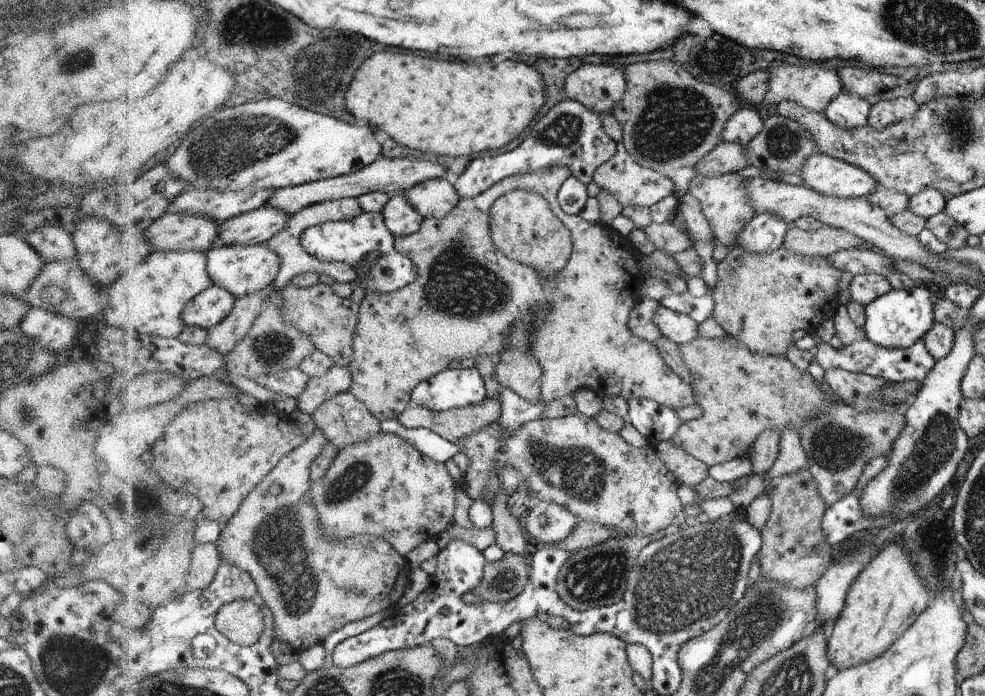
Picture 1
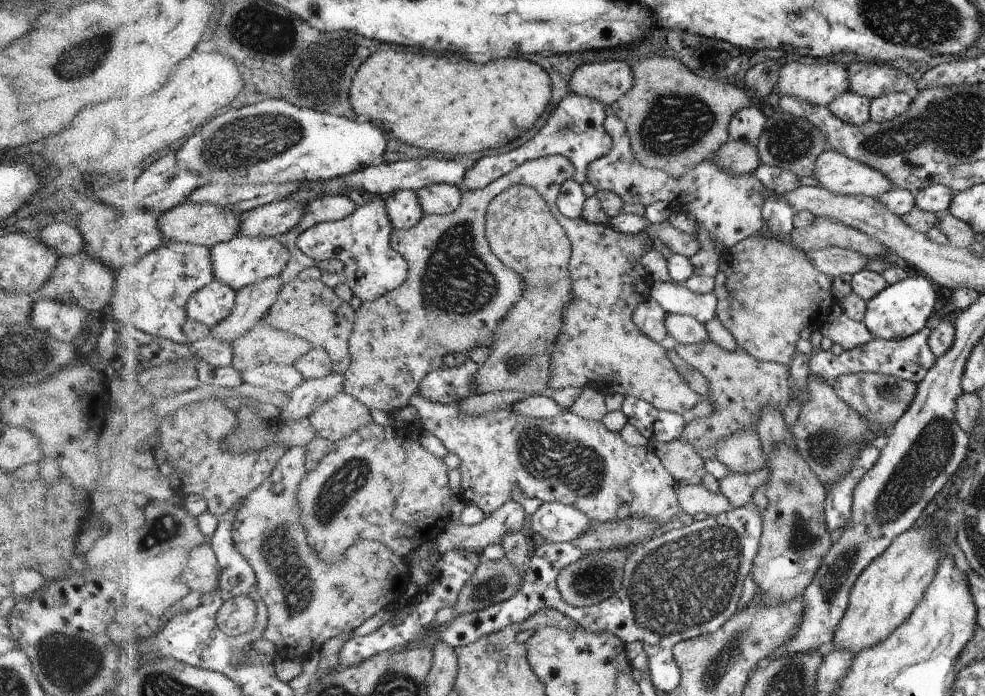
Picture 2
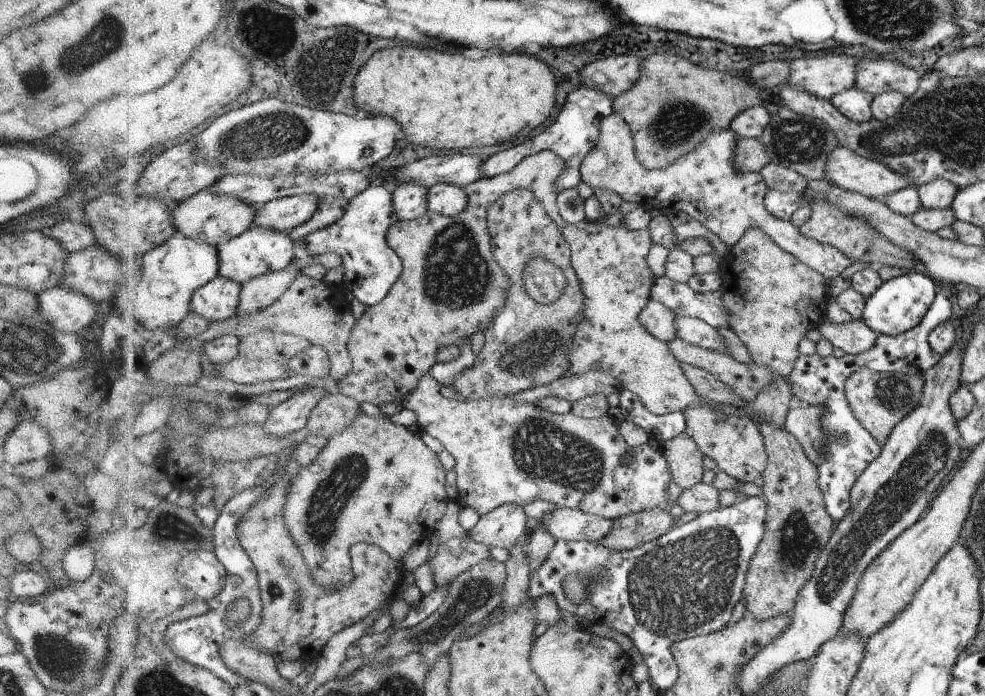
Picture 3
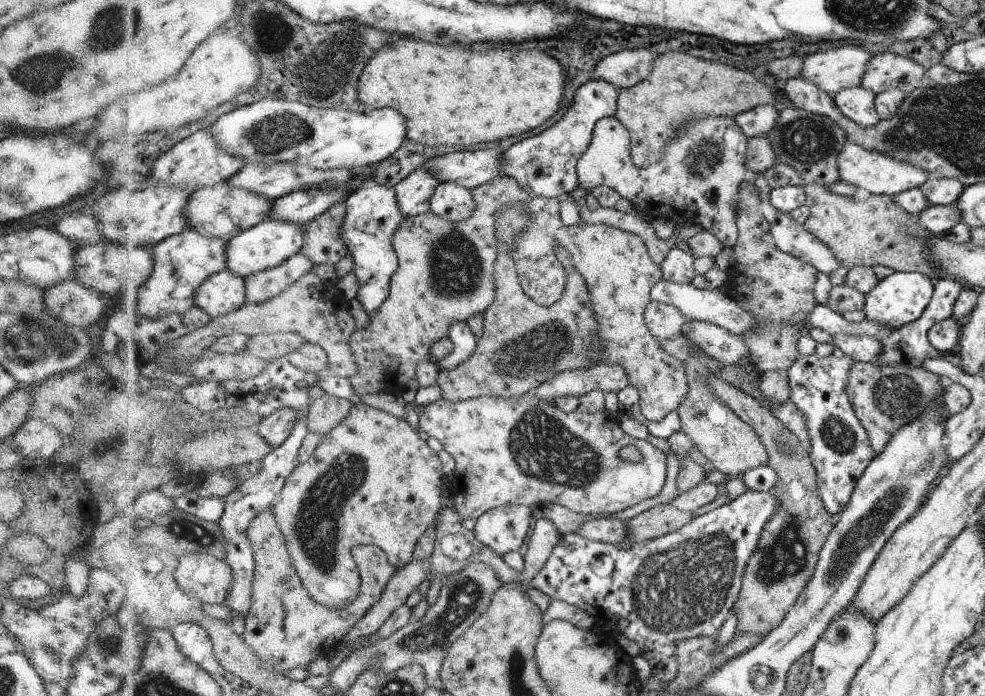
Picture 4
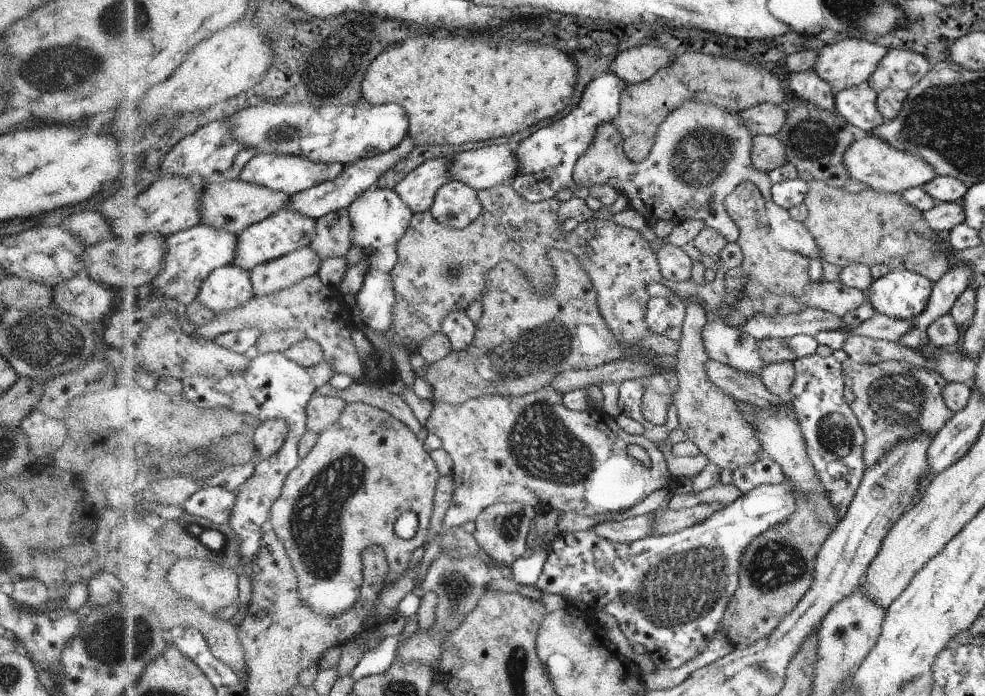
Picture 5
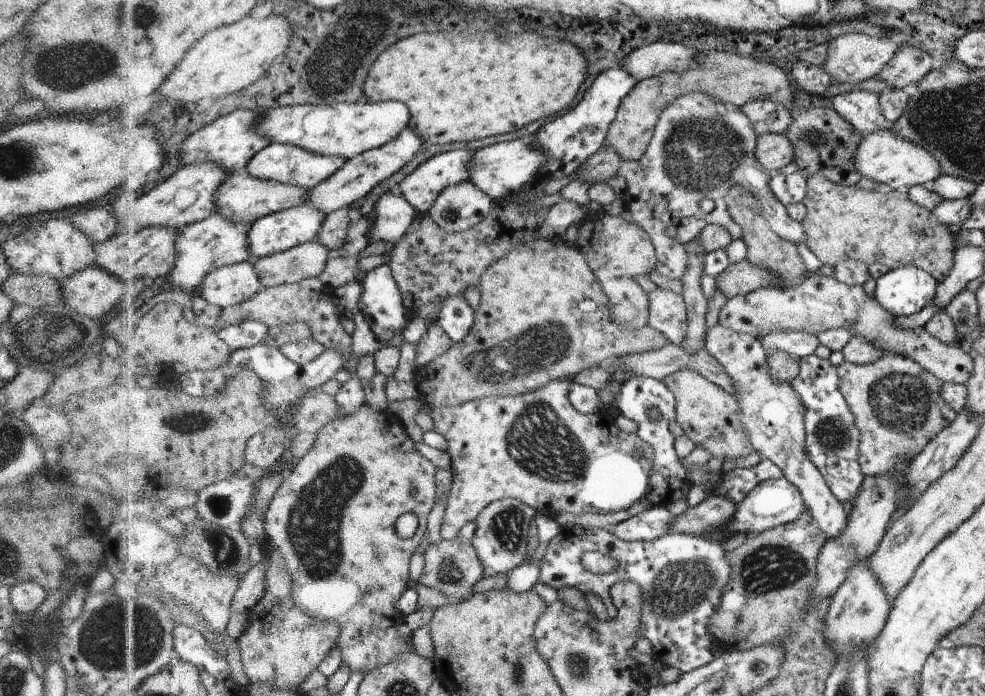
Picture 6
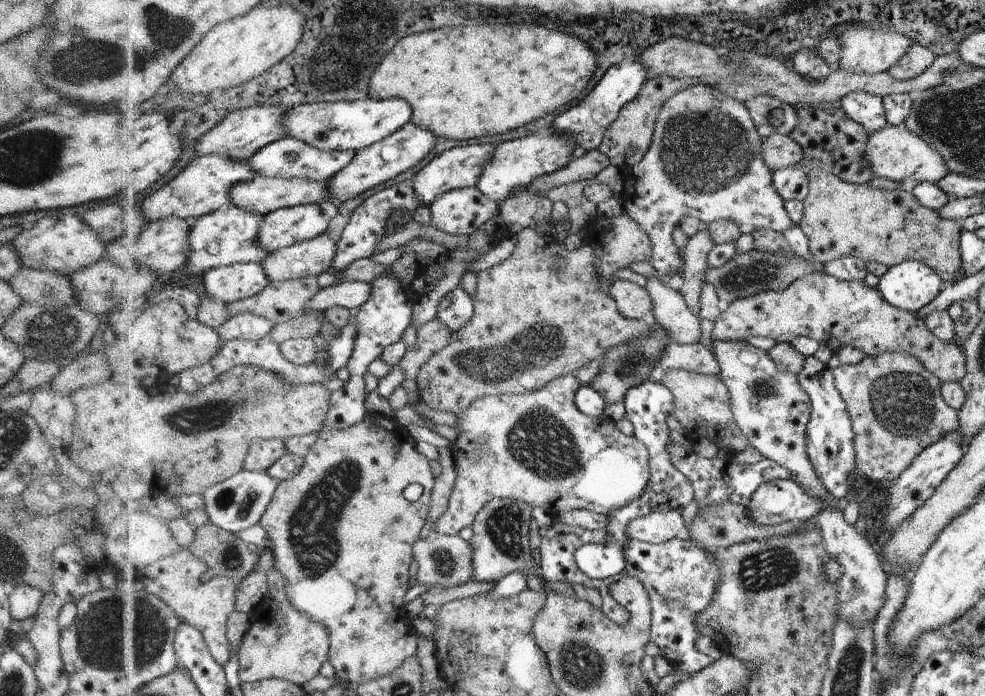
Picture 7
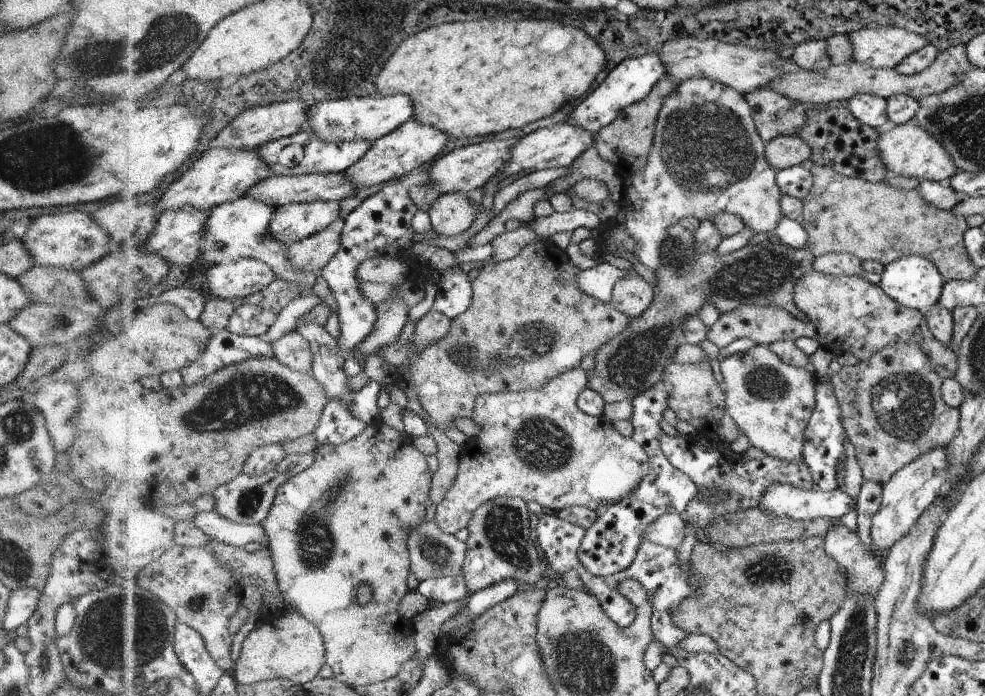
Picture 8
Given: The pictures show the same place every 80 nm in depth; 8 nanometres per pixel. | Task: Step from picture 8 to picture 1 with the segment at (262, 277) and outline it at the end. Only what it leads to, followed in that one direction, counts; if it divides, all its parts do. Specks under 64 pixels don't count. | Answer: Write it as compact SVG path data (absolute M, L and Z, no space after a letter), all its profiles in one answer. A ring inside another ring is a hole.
M213 284L199 294L184 310L187 326L202 327L210 332L235 310L237 298L224 287Z

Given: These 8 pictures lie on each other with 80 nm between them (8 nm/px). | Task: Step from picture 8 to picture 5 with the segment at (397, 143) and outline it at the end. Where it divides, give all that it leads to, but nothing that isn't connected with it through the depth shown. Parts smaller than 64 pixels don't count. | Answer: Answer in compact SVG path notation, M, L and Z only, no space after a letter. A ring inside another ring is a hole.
M406 136L403 142L392 151L346 165L347 167L337 179L326 181L317 187L296 193L291 198L288 209L296 210L296 212L300 212L304 216L310 216L310 218L316 218L316 220L340 210L349 209L350 205L354 204L361 194L368 192L376 184L378 178L384 175L392 164L395 166L401 159L406 158L413 147L414 142L409 136Z

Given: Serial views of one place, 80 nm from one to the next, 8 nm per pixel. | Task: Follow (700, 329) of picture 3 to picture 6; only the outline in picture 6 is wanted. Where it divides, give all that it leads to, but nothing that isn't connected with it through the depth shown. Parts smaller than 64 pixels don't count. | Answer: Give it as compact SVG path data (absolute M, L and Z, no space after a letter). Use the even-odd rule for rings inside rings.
M722 327L707 330L705 348L714 354L734 384L734 396L740 406L740 422L748 434L749 442L762 459L774 462L803 494L808 512L827 540L842 536L848 528L848 507L840 503L827 485L826 478L810 460L806 444L807 409L803 398L790 382L774 380L771 374L770 353L762 340L726 331Z

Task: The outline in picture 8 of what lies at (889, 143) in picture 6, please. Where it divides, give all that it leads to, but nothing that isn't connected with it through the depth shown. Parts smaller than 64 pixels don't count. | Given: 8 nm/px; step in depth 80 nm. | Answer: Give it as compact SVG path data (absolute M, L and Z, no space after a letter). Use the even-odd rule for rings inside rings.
M914 120L904 125L896 125L888 132L882 132L878 136L878 154L890 175L910 176L920 182L930 180L947 183L959 171L944 146L930 132L920 128L920 124L915 124Z

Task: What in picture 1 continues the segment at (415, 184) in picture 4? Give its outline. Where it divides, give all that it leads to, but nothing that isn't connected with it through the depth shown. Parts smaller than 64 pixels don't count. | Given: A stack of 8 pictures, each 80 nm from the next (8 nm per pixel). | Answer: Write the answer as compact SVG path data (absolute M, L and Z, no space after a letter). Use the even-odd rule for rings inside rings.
M401 192L392 196L382 213L386 228L394 238L412 235L423 224L423 216L411 207Z

